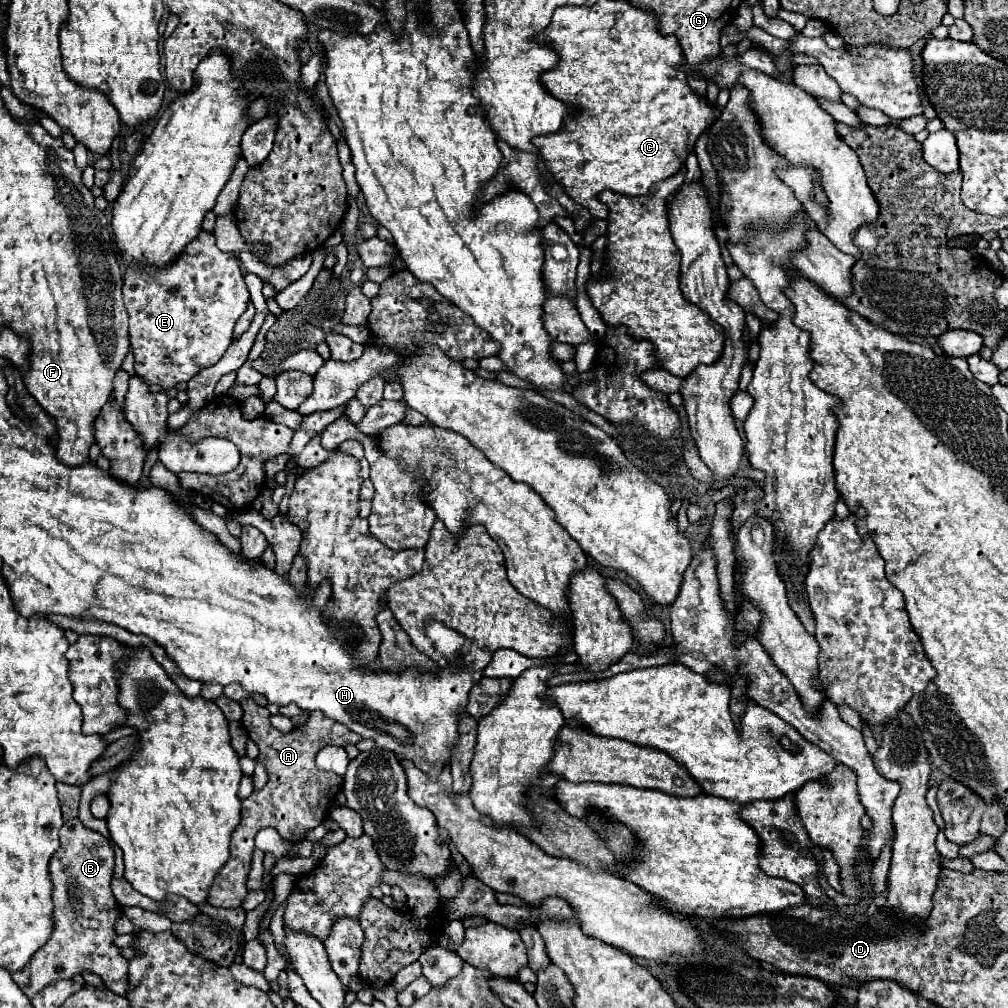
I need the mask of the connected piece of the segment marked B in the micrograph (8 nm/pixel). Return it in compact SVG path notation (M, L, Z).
M73 818L61 828L61 848L49 860L49 878L53 884L53 934L43 948L39 948L23 970L13 972L15 984L27 998L33 998L47 984L73 978L83 970L97 974L105 988L117 996L125 996L127 960L113 944L113 924L121 916L119 904L111 892L111 876L115 866L113 848L93 830L87 830L79 818Z

